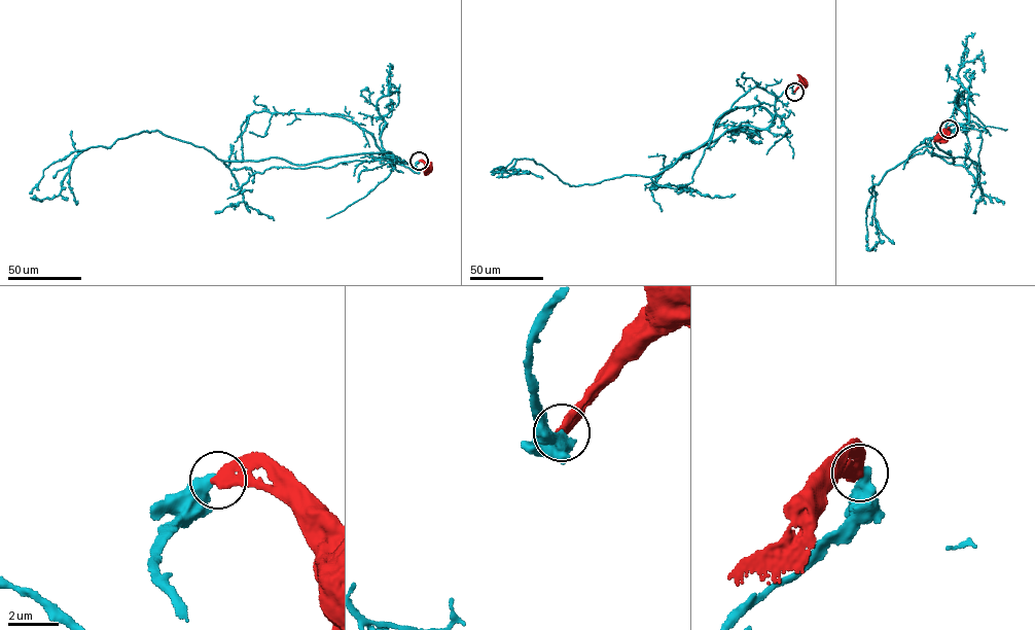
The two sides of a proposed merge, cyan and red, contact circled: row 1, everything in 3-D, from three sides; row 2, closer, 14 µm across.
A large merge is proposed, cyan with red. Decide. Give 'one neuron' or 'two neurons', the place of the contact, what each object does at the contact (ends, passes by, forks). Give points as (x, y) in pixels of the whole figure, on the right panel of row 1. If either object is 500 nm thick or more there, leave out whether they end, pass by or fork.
two neurons; place (949, 129)

